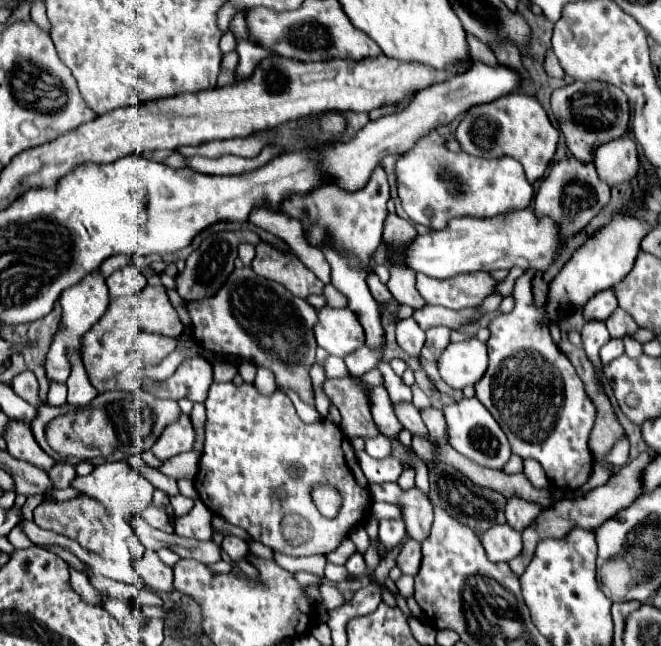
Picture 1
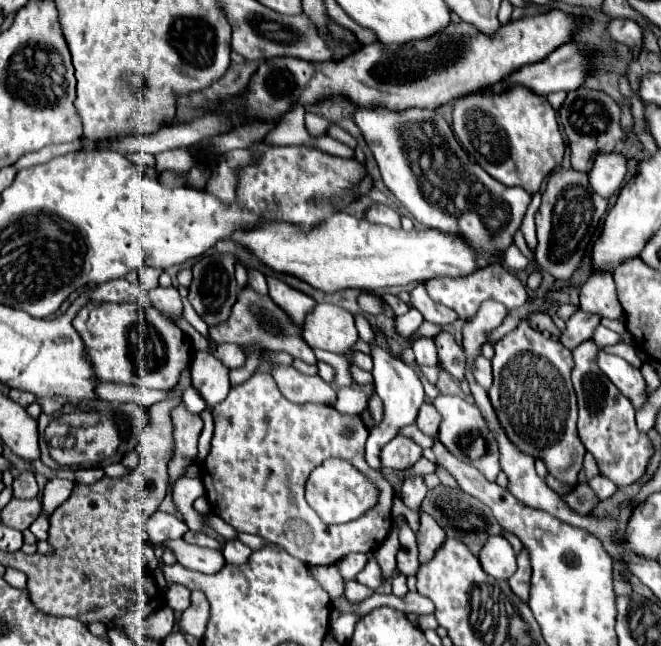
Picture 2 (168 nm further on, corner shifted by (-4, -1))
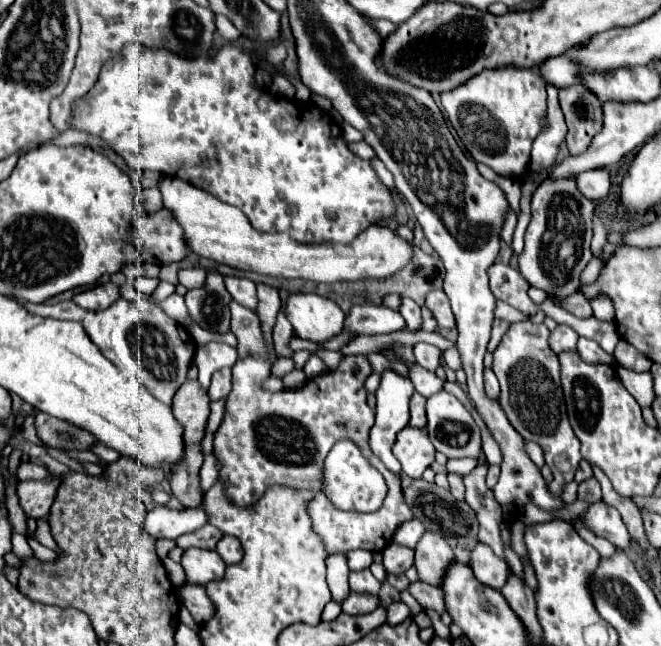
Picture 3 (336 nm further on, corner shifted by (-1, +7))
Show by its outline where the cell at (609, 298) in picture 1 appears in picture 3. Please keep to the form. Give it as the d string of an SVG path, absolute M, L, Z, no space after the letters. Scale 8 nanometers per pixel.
M561 324L551 332L549 344L551 344L551 350L559 354L559 352L565 352L565 350L573 350L577 346L577 340L579 340L579 334L571 326Z

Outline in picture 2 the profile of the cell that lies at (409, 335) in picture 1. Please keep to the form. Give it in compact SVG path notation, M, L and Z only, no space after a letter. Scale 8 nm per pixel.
M416 338L412 342L414 354L416 354L416 362L420 366L436 366L438 364L438 356L436 356L436 344L432 338Z

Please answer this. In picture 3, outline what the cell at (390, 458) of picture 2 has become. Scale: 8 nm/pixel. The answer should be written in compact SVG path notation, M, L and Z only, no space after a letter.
M405 426L393 444L393 456L401 462L403 472L411 478L421 478L423 470L431 466L435 448L429 442L425 428Z

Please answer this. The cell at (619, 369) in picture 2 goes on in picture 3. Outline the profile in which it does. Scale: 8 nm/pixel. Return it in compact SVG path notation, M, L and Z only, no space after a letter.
M579 338L579 342L577 342L577 350L579 350L581 358L585 358L585 362L589 362L589 364L617 366L617 360L613 358L613 354L607 354L595 340Z

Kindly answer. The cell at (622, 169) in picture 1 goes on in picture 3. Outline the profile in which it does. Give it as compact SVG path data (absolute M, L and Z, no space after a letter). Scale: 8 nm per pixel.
M607 168L581 172L577 176L577 186L589 200L603 200L611 190L611 174Z

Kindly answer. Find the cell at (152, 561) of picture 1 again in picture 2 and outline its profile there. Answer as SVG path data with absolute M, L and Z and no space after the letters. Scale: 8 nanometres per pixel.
M170 586L168 592L166 592L166 600L168 600L168 606L176 612L184 612L188 606L190 606L190 590L184 588L184 586Z

